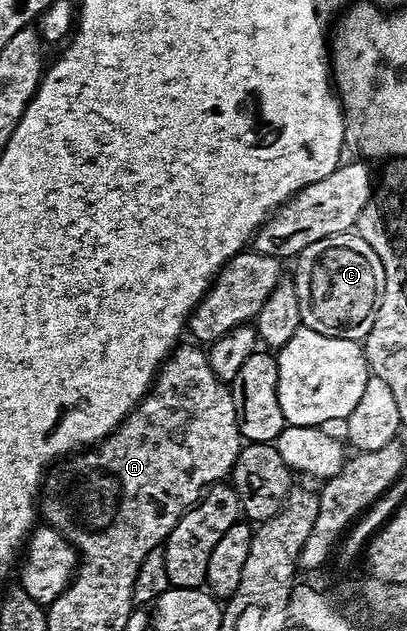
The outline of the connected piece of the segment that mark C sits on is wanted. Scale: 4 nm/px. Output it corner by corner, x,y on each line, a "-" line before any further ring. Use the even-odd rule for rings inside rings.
348,230
308,245
296,257
294,265
292,278
300,301
302,326
328,337
365,340
384,297
384,265
380,265
376,249
364,237

